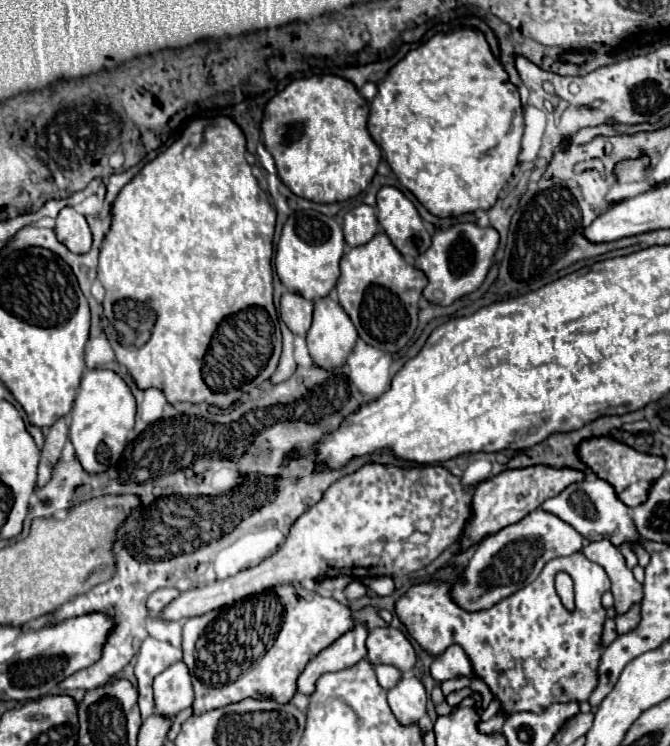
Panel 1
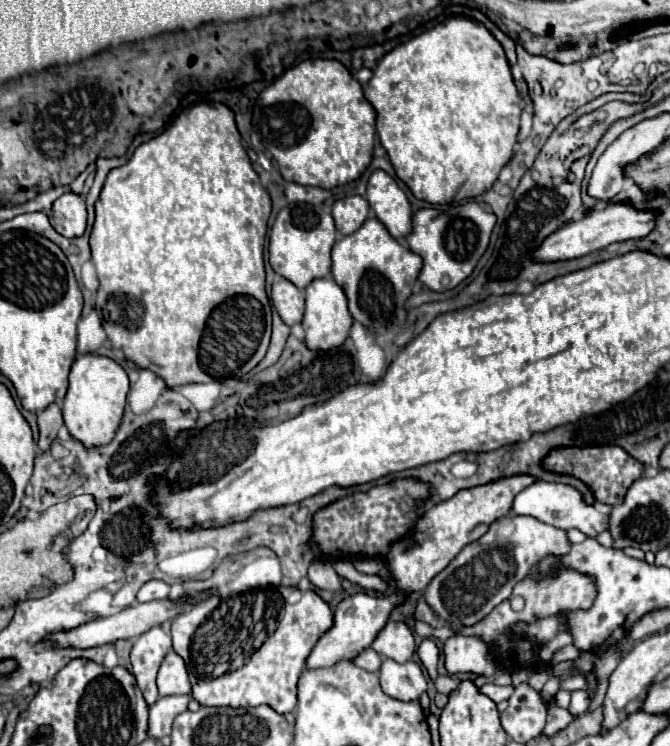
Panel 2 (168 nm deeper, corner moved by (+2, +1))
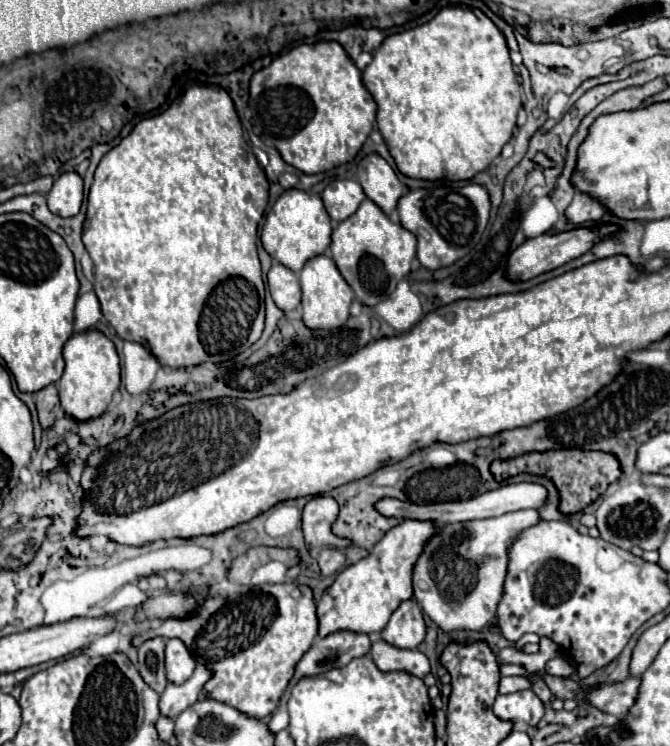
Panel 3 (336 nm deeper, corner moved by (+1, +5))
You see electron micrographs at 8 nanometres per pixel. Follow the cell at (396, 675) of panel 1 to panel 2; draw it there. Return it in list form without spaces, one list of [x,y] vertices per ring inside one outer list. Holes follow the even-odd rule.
[[[367,648],[363,650],[361,654],[357,654],[355,658],[351,658],[351,662],[363,670],[369,670],[369,672],[377,672],[379,670],[379,654],[373,650],[373,648]]]

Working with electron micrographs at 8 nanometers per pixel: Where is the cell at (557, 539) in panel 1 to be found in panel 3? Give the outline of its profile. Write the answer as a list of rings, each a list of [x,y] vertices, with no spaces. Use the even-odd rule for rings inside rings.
[[[520,510],[498,518],[456,522],[440,528],[440,532],[426,544],[414,566],[414,596],[424,614],[428,614],[442,632],[482,632],[496,616],[496,608],[504,594],[508,548],[512,546],[512,540],[516,540],[524,528],[532,528],[532,524],[538,522],[538,510]]]

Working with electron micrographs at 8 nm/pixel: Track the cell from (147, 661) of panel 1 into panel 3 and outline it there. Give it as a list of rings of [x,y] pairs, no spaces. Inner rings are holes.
[[[156,636],[138,646],[138,672],[142,680],[158,694],[162,694],[168,684],[164,674],[164,644],[166,640]]]

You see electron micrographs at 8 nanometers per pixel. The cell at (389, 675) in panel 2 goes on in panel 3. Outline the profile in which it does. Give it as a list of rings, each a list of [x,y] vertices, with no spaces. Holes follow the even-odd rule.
[[[378,640],[372,644],[372,660],[382,672],[408,672],[416,678],[424,678],[430,672],[428,658],[418,650],[402,650]]]

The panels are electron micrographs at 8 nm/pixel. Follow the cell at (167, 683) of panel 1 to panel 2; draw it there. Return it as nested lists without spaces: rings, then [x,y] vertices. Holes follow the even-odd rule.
[[[173,650],[165,656],[159,676],[157,676],[157,686],[161,696],[171,696],[171,694],[187,694],[191,692],[189,684],[189,674],[183,658],[175,654]]]

